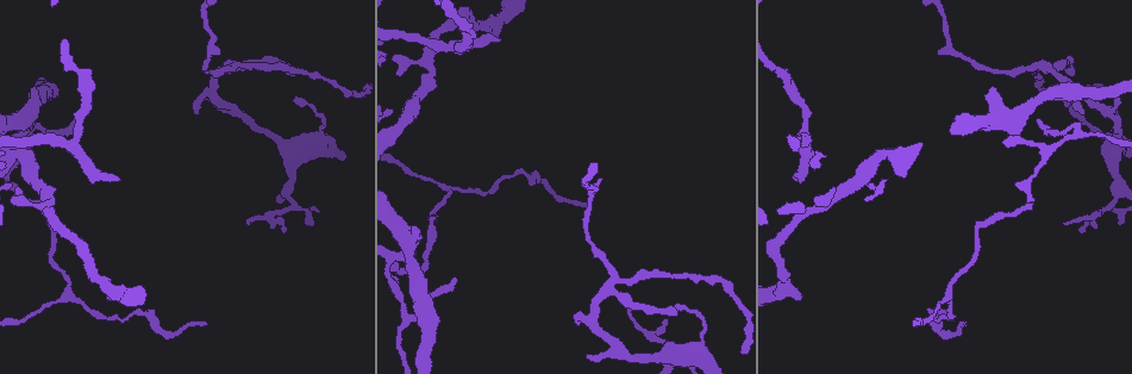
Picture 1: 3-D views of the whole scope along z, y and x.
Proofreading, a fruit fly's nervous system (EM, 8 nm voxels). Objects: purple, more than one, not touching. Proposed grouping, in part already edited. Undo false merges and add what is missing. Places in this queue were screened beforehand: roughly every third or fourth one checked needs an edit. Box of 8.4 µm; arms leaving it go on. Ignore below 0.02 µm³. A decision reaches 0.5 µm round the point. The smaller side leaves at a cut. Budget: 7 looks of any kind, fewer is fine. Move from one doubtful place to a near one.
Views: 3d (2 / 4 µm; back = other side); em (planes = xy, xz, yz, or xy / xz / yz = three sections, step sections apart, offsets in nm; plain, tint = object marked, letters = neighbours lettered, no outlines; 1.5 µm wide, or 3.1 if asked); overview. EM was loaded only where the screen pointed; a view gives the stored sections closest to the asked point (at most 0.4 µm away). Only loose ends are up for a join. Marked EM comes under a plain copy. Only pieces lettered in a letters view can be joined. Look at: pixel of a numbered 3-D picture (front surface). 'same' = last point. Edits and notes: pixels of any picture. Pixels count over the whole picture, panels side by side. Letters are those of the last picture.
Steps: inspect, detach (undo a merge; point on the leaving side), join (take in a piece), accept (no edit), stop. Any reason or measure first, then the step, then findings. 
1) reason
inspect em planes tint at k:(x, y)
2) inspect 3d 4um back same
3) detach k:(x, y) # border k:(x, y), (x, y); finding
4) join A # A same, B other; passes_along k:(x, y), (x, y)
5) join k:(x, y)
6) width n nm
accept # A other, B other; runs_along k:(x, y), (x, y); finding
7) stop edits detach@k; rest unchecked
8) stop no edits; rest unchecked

four-way junction
inspect 3d 4um at 1:(613, 279)

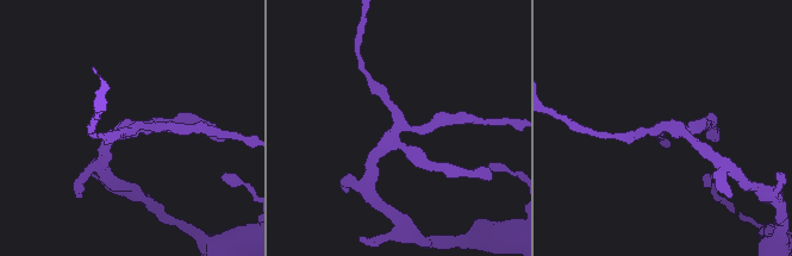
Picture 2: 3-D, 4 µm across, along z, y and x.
inspect em planes letters at 2:(397, 132)

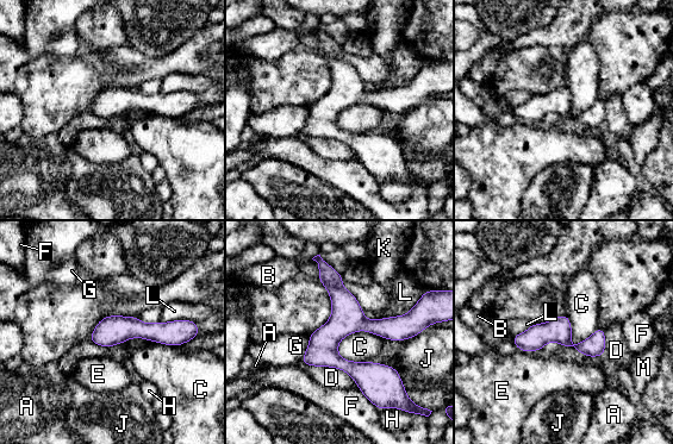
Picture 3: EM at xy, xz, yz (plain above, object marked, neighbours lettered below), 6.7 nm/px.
width 170 nm
accept # A other, B other, C other, D other, E other, F other, G other, H other, J other, K other, L other, M other; all the same neuron

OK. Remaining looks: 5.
abrupt turn
inspect 3d 2um at 1:(299, 209)

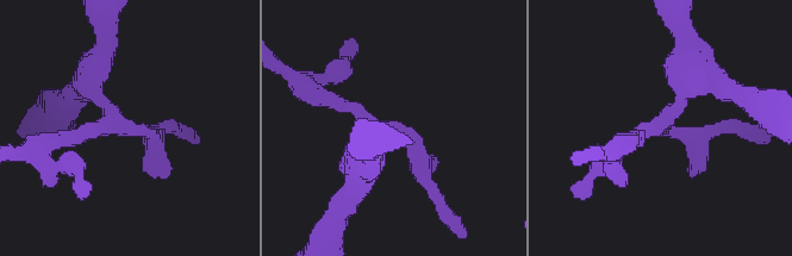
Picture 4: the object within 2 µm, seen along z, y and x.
now the EM
inspect em planes tint at 4:(667, 126)

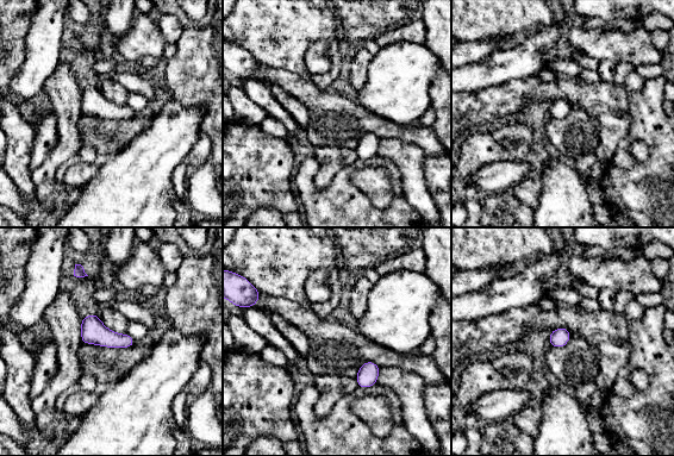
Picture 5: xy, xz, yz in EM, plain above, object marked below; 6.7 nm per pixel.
inspect em planes letters same

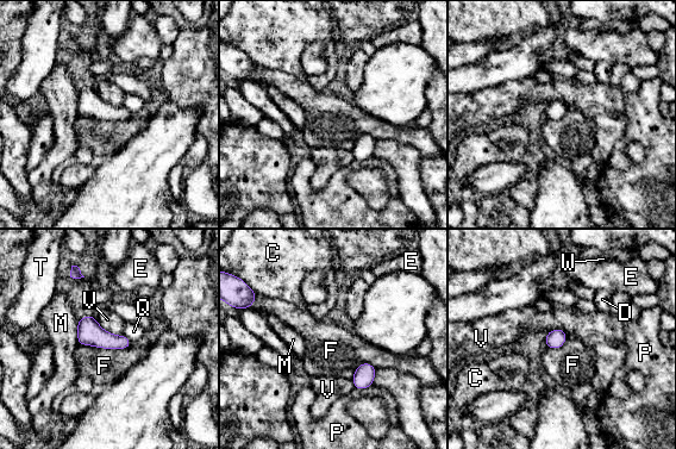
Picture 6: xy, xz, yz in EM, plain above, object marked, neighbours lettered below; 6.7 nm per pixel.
longest_contact F 360 nm
accept # C other, D other, E other, F other, M other, P other, Q other, T other, V other, W other; border 6:(93, 316), (104, 329), (121, 335); all the same neuron

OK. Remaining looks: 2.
stop no edits; rest unchecked

